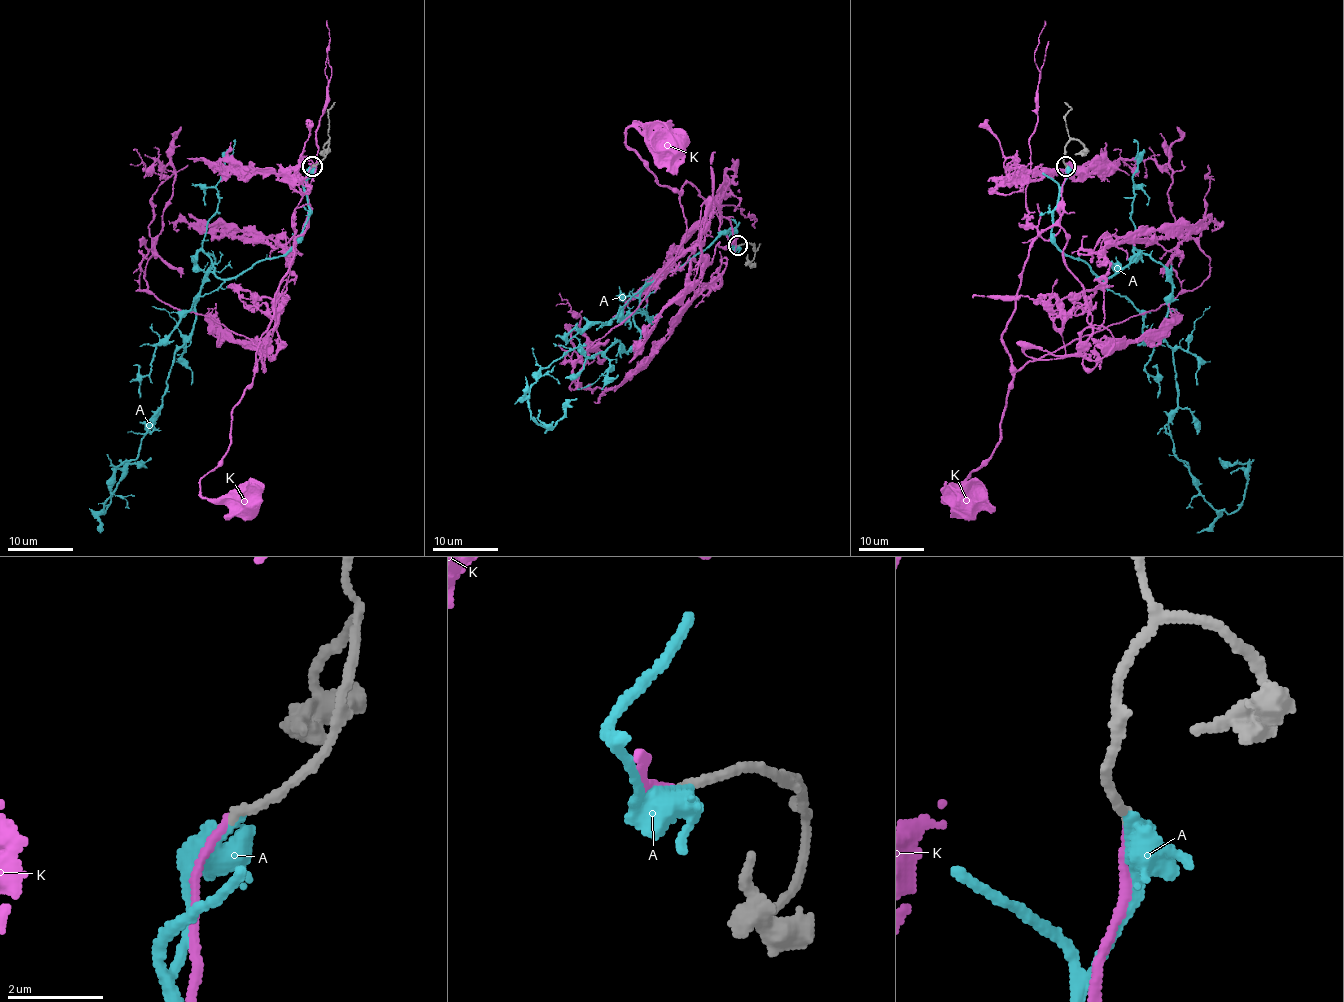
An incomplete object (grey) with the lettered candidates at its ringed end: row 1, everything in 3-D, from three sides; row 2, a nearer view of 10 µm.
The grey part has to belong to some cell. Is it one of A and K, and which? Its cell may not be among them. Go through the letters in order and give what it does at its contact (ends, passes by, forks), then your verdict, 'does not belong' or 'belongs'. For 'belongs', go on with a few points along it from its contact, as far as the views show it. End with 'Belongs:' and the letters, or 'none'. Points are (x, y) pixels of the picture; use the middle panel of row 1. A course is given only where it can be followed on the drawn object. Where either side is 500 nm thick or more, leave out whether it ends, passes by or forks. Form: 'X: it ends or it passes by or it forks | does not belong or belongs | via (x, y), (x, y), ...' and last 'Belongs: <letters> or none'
A: it passes by | does not belong
K: it ends | belongs | via (737, 245), (718, 207), (687, 181), (679, 193), (657, 183), (625, 137), (630, 126), (641, 126), (672, 142)
Belongs: K

